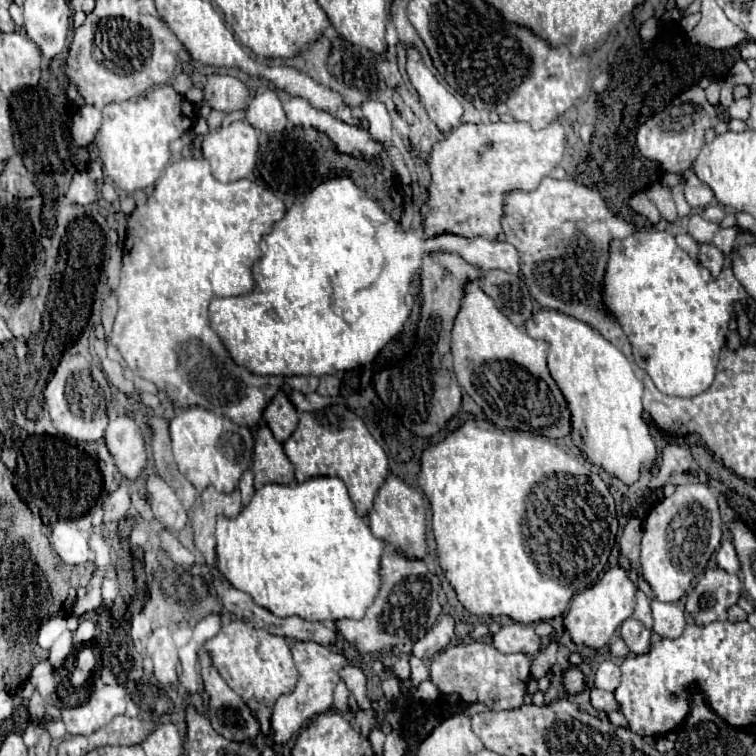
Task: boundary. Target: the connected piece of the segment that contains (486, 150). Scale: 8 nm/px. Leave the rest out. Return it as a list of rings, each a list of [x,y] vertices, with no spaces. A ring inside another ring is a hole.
[[[560,119],[552,121],[550,125],[546,125],[544,129],[540,131],[534,131],[528,123],[520,123],[520,121],[514,121],[514,123],[462,123],[458,125],[452,133],[448,133],[442,141],[434,143],[432,147],[432,153],[428,157],[428,169],[432,173],[432,183],[430,183],[430,195],[428,195],[428,201],[424,203],[422,207],[422,215],[426,217],[424,221],[424,235],[438,235],[442,231],[450,231],[450,233],[456,233],[456,235],[464,235],[464,237],[476,237],[476,235],[486,235],[488,239],[496,239],[498,233],[502,231],[500,227],[500,217],[502,217],[502,199],[506,195],[506,191],[512,191],[512,189],[524,189],[524,191],[534,191],[538,187],[538,183],[542,181],[542,177],[546,177],[564,157],[564,149],[566,149],[566,131],[564,131],[564,125]]]

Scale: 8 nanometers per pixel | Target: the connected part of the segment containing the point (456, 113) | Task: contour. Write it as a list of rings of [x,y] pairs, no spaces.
[[[406,47],[406,73],[438,129],[442,133],[448,133],[452,127],[456,127],[462,119],[462,105],[424,65],[422,55],[416,47]]]

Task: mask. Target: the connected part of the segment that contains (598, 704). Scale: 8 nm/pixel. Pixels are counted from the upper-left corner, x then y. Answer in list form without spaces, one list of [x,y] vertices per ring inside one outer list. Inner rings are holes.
[[[594,687],[590,693],[590,701],[592,701],[592,707],[598,711],[616,711],[618,709],[614,693],[610,693],[610,691],[602,691],[602,689]]]

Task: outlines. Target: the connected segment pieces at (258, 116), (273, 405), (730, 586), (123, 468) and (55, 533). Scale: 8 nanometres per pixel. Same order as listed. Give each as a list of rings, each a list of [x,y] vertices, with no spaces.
[[[266,89],[266,91],[258,93],[248,103],[246,121],[252,127],[258,127],[260,131],[266,131],[266,133],[276,133],[286,127],[288,119],[286,119],[286,113],[284,113],[282,103],[274,89]]]
[[[282,389],[272,401],[270,401],[270,407],[266,407],[264,411],[264,423],[272,429],[274,437],[284,443],[292,431],[296,429],[298,425],[298,409],[294,407],[294,403],[290,401],[290,395],[286,389]]]
[[[708,569],[704,577],[686,595],[686,611],[694,617],[696,625],[712,621],[726,621],[726,609],[740,597],[742,585],[736,575],[722,569]]]
[[[134,419],[116,421],[106,429],[106,445],[110,455],[116,461],[116,467],[122,477],[136,481],[146,469],[146,451],[144,435],[140,425],[134,427]]]
[[[60,521],[52,527],[50,543],[54,551],[62,557],[62,561],[70,565],[78,565],[90,559],[88,537],[76,529],[72,521]]]

